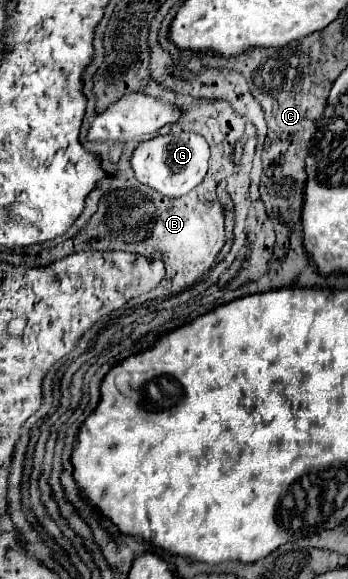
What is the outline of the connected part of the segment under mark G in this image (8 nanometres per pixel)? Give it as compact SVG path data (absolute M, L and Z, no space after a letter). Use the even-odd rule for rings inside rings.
M189 132L163 134L145 140L135 148L131 156L131 170L141 184L157 190L163 196L179 198L189 190L193 190L205 178L207 160L209 160L209 146L203 136Z

